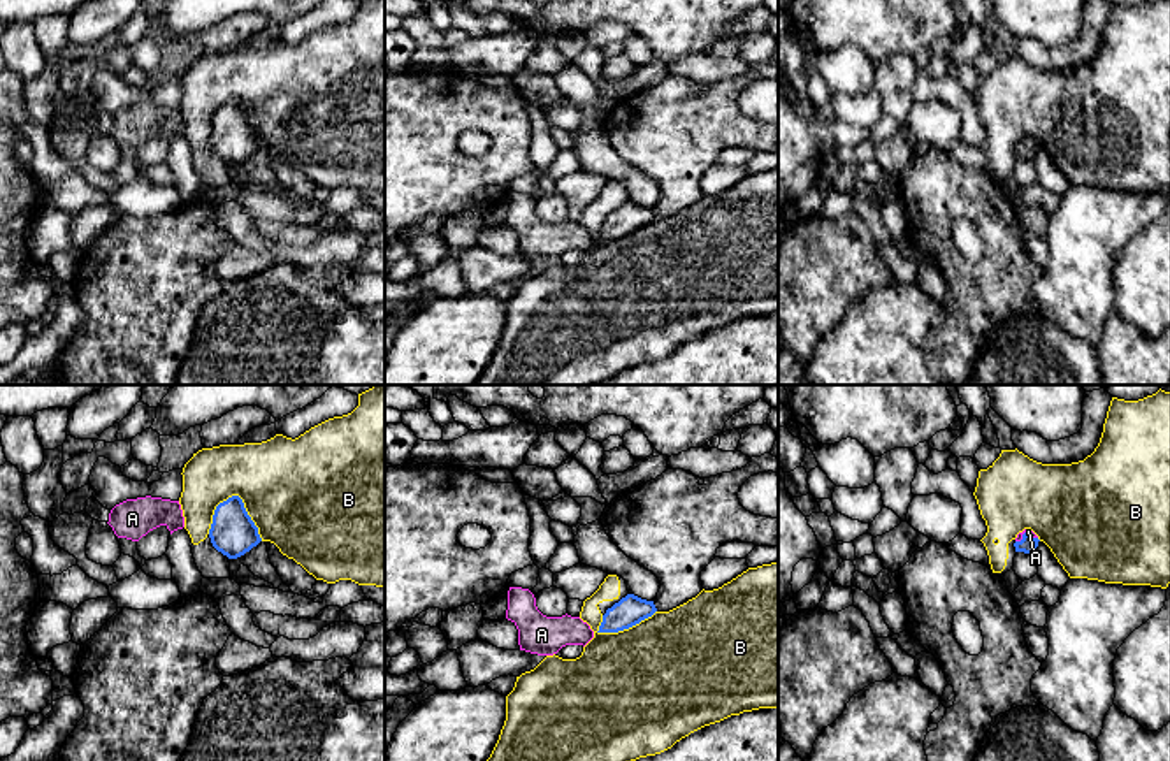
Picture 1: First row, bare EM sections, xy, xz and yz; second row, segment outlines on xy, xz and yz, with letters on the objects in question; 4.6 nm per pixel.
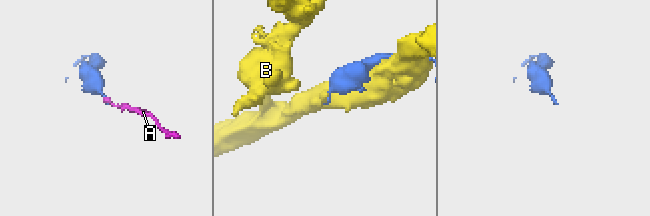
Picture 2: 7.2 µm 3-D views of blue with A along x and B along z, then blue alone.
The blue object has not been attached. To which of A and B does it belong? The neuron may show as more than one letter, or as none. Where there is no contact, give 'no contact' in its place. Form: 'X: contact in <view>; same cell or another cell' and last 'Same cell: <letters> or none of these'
A: contact in yz; same cell
B: contact in xy; another cell
Same cell: A

